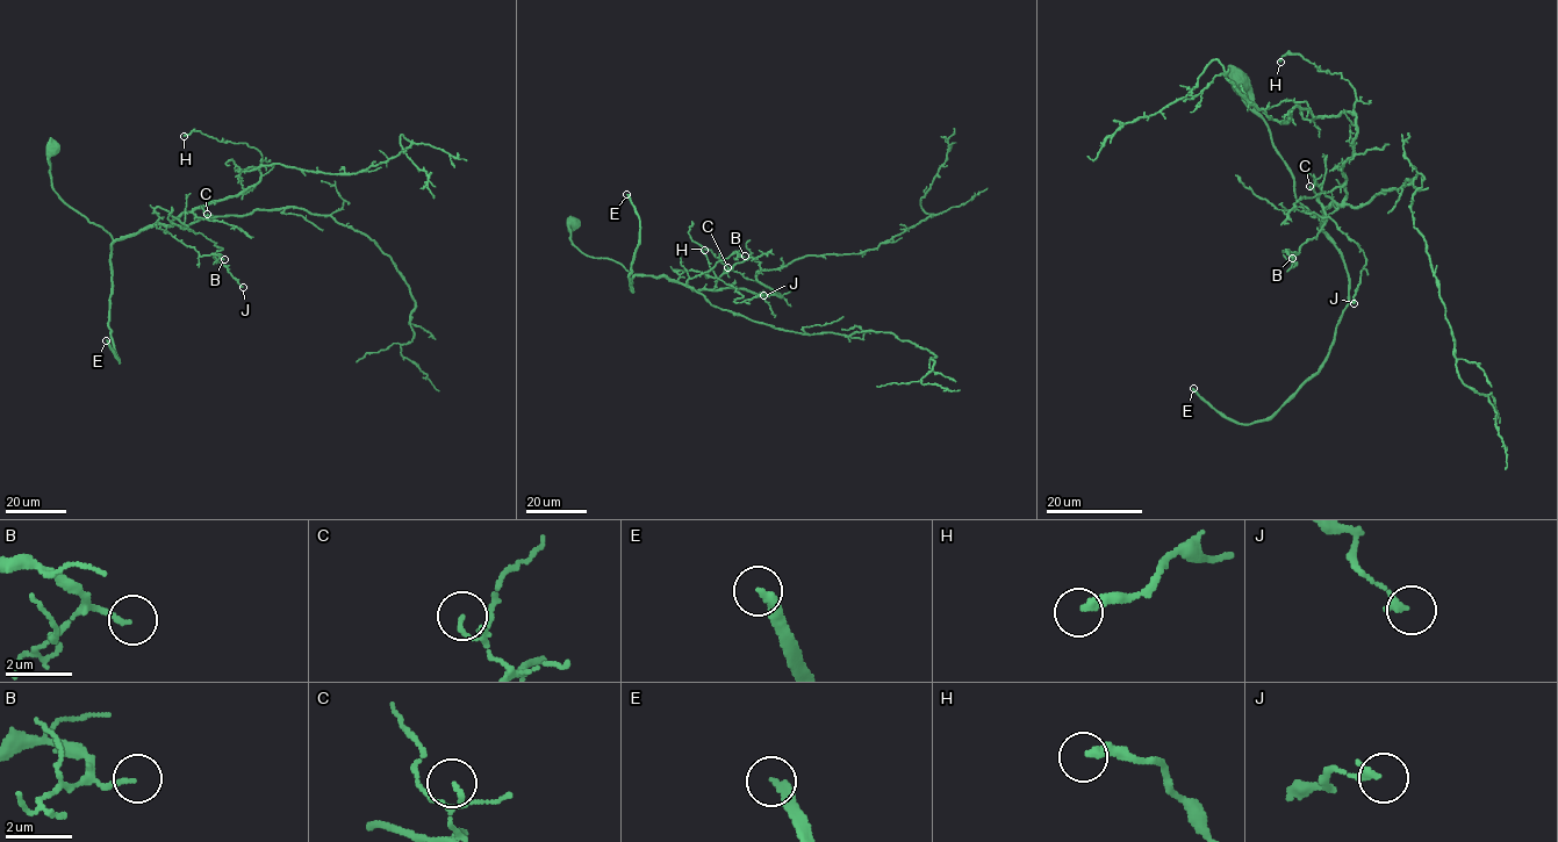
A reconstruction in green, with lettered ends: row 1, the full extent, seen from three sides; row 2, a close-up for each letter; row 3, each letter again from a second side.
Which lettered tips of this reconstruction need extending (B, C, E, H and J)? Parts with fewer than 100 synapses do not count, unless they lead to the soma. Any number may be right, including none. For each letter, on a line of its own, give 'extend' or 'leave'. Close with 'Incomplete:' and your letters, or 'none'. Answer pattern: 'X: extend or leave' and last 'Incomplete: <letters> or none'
B: leave
C: leave
E: extend
H: leave
J: leave
Incomplete: E

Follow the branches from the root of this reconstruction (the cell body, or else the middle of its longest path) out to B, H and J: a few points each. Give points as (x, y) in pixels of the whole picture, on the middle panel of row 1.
B: (573, 223), (571, 239), (578, 249), (614, 260), (633, 275), (686, 285), (734, 253), (745, 256)
H: (573, 223), (578, 249), (633, 275), (782, 296), (704, 250)
J: (573, 223), (578, 249), (633, 275), (694, 270), (734, 287), (734, 302), (763, 295)

